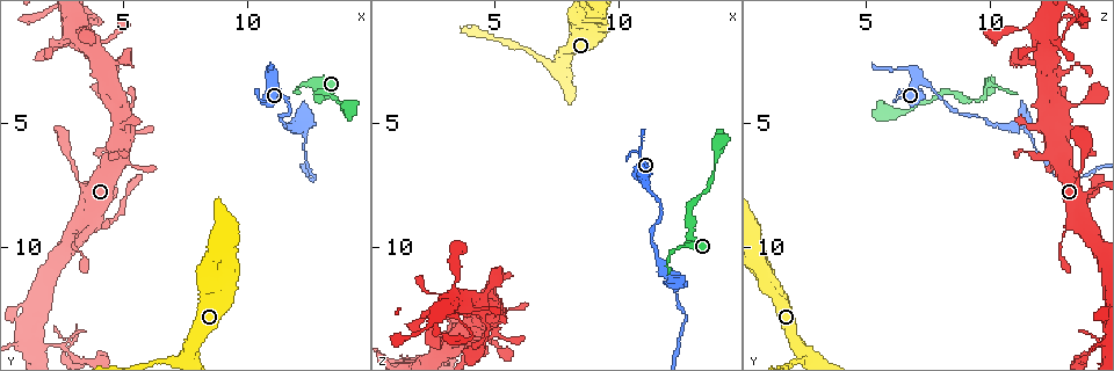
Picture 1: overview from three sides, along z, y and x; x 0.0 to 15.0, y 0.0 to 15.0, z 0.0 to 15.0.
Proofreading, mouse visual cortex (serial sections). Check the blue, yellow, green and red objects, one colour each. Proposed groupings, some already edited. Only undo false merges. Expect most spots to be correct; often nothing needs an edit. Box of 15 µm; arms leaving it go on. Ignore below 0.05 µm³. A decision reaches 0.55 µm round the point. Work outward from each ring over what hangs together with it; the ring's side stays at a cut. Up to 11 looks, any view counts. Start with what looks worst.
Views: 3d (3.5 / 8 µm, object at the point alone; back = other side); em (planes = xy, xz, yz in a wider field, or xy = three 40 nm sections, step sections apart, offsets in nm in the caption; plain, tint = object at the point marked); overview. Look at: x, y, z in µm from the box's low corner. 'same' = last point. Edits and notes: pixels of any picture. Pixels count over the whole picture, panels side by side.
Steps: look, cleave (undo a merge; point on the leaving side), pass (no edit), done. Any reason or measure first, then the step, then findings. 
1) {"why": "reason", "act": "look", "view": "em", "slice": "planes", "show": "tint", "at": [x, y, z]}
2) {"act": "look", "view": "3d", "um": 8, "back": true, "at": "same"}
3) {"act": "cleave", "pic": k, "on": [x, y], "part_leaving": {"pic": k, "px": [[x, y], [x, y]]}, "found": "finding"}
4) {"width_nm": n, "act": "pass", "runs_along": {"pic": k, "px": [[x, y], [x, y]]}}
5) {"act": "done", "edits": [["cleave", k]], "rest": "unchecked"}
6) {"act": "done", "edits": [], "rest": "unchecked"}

{"why": "looks like a crossing", "act": "look", "view": "3d", "um": 8, "at": [2.5, 14.0, 14.3]}

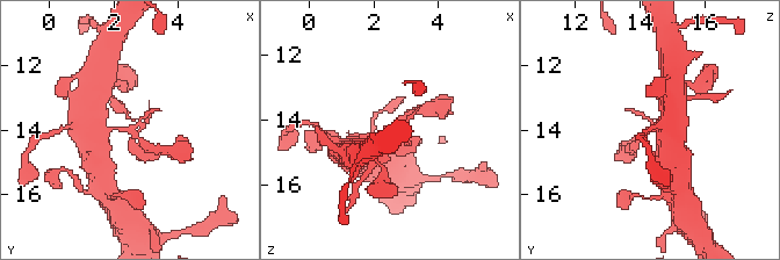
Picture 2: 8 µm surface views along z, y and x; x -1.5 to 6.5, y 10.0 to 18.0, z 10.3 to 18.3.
{"act": "look", "view": "em", "slice": "xy", "step": 5, "show": "tint", "at": [2.5, 13.9, 14.3]}

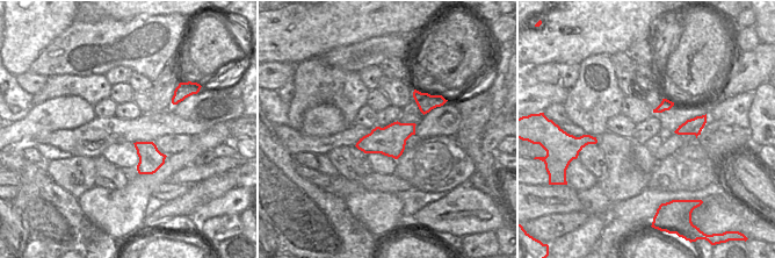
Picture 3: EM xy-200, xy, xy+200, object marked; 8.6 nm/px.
{"act": "pass", "runs_along": {"pic": 2, "px": [[359, 143], [387, 131], [412, 113]]}, "found": "all the same cell"}

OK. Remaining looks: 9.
{"why": "thin neck", "act": "look", "view": "3d", "um": 3.5, "at": [13.0, 4.0, 9.4]}

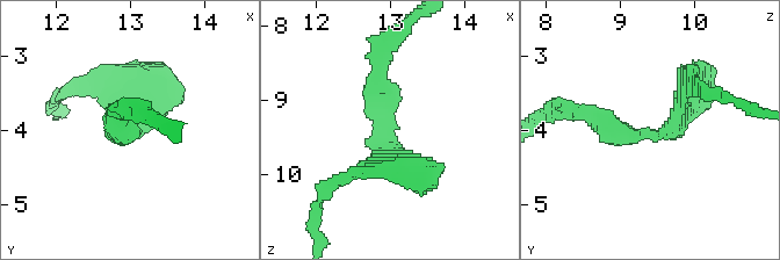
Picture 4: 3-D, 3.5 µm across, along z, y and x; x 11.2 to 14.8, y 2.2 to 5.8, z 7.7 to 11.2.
{"arm_widths_nm": [250, 400], "act": "pass", "runs_along": {"pic": 4, "px": [[417, 173], [384, 149], [381, 57]]}, "found": "continuous, no second cell"}

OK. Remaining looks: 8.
{"why": "sharp bend", "act": "look", "view": "em", "slice": "xy", "step": 3, "show": "tint", "at": [10.9, 2.9, 6.9]}

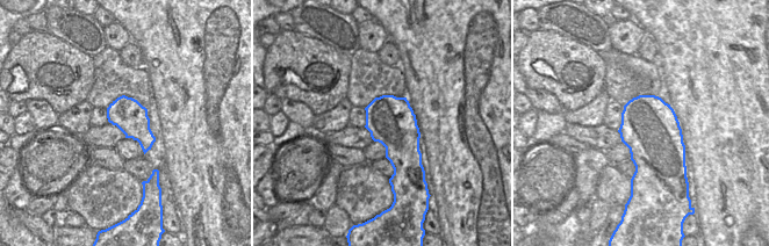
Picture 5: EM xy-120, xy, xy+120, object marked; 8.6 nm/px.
{"why": "wider look", "act": "look", "view": "3d", "um": 3.5, "at": "same"}

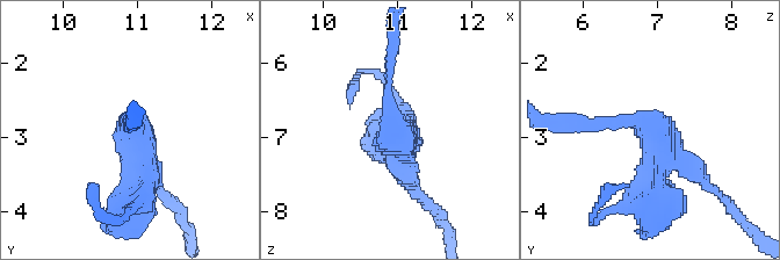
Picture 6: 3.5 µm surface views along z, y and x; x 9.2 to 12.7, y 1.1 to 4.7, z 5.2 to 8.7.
{"act": "pass", "runs_along": {"pic": 6, "px": [[650, 194], [650, 123], [582, 123]]}, "found": "one cell here"}

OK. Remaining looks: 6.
{"why": "sharp bend", "act": "look", "view": "3d", "um": 3.5, "at": [12.2, 5.3, 11.5]}

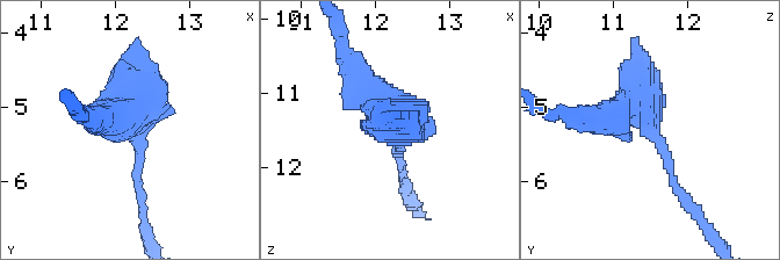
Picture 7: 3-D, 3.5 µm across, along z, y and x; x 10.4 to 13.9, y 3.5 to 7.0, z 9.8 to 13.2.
{"why": "need the tissue", "act": "look", "view": "em", "slice": "planes", "show": "tint", "at": [12.25, 5.30, 11.55]}

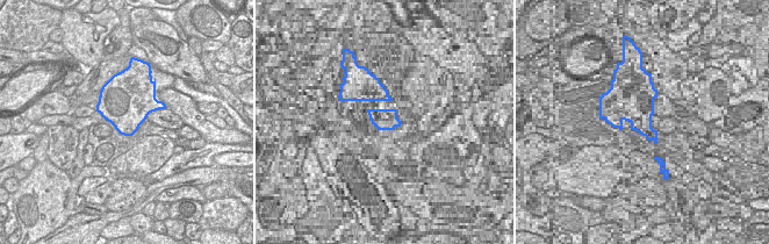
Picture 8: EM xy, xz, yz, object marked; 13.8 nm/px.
{"act": "pass", "found": "all the same cell"}

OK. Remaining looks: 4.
{"act": "done", "edits": [], "rest": "unchecked"}

